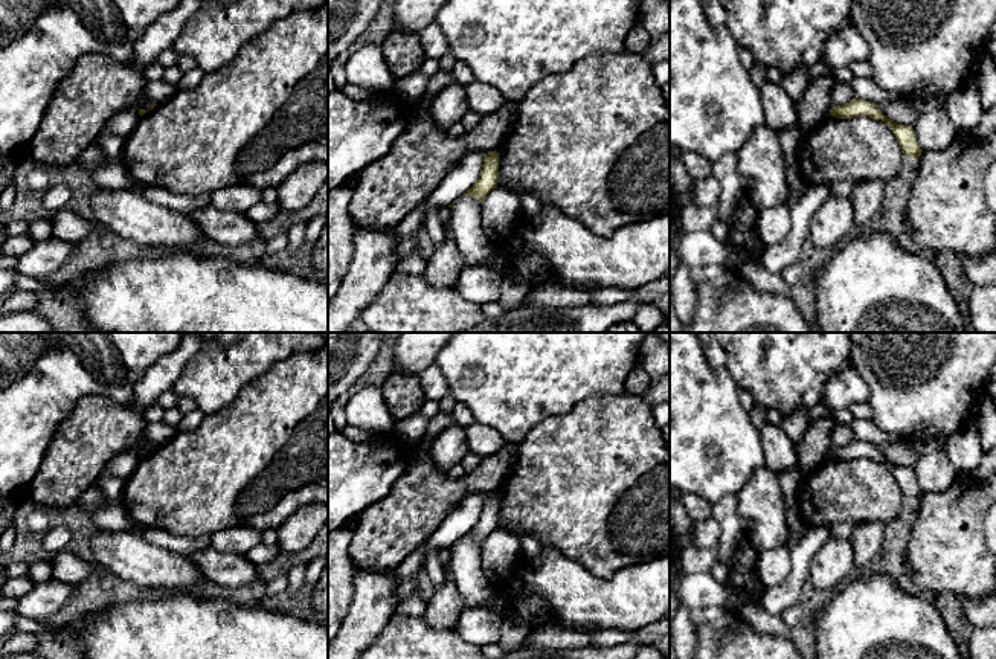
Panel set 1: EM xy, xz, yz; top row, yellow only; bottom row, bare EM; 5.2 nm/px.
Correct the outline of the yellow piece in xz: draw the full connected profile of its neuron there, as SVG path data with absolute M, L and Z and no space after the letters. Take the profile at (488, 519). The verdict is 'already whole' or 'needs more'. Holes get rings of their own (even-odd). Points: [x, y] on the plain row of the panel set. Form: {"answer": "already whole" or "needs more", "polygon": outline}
{"answer": "already whole", "polygon": "M491 493L485 496L479 520L461 538L470 537L479 543L484 543L484 540L497 528L497 523L499 523L499 494Z"}

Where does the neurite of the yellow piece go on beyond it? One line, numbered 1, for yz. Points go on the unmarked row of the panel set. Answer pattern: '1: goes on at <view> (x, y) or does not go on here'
1: does not go on here

